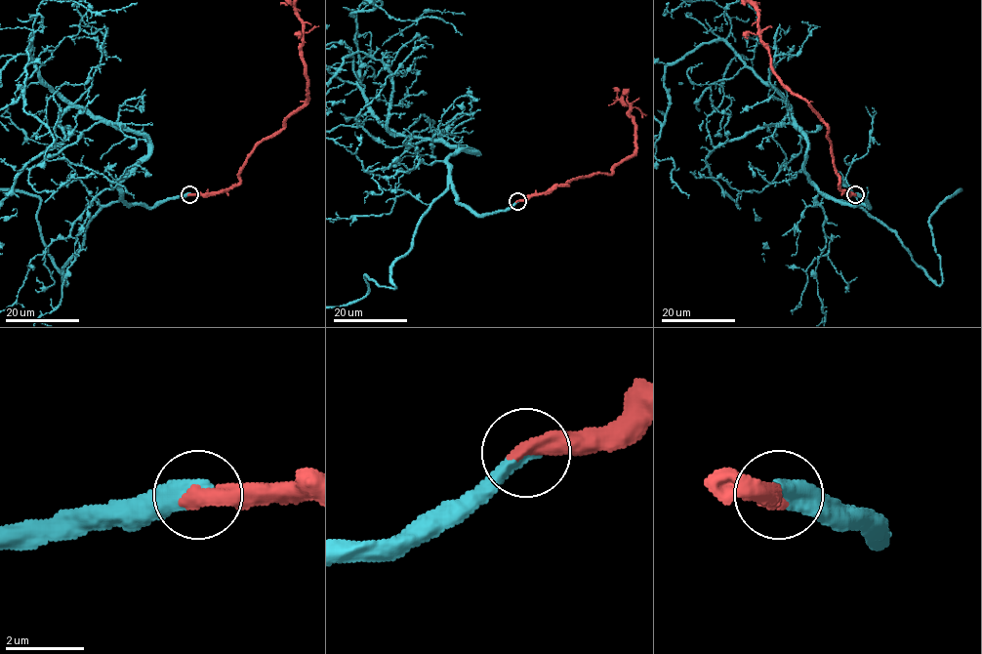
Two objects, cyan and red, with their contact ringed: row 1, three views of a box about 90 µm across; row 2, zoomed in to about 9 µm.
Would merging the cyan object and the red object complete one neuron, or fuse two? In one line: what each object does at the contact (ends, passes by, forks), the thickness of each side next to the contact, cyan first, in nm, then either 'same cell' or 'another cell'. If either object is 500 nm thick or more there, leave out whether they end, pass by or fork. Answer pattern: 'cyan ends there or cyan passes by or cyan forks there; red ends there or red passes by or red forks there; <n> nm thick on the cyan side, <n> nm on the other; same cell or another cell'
cyan ends there; red ends there; 440 nm thick on the cyan side, 480 nm on the other; same cell

